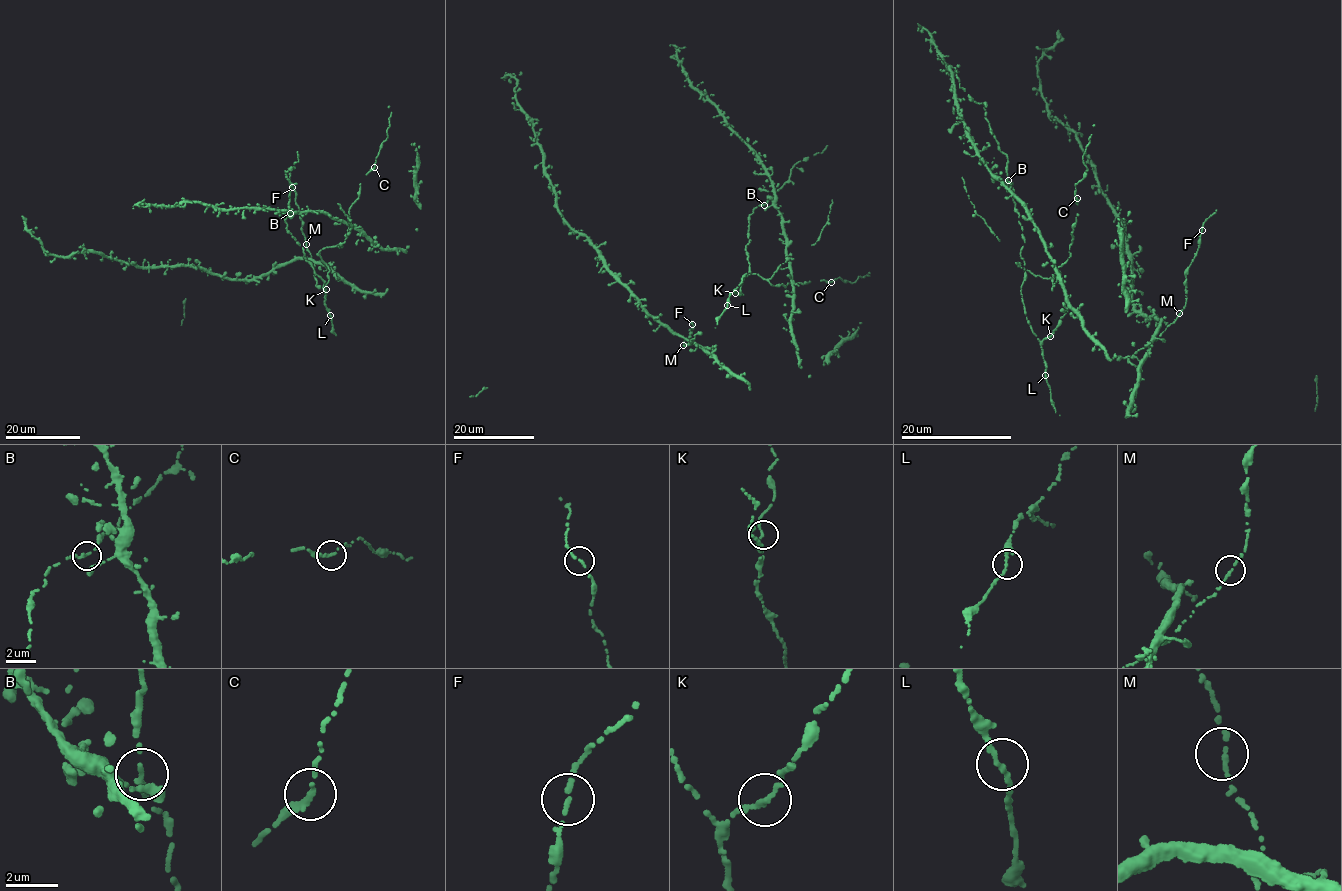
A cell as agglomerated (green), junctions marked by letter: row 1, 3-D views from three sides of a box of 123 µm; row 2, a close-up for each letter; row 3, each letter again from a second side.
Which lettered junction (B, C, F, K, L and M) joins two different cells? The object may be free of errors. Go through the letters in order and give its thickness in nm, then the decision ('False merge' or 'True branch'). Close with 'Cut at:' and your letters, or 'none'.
B: Thickness 160 nm. True branch
C: Thickness 200 nm. True branch
F: Thickness 180 nm. True branch
K: Thickness 200 nm. True branch
L: Thickness 190 nm. True branch
M: Thickness 180 nm. True branch
Cut at: none

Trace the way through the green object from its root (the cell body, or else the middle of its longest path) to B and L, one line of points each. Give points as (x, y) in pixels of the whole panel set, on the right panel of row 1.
B: (1049, 336), (1042, 341), (1037, 338), (1026, 320), (1020, 292), (1026, 273), (1020, 256), (1025, 241), (1008, 180)
L: (1049, 336), (1040, 345), (1045, 375)

